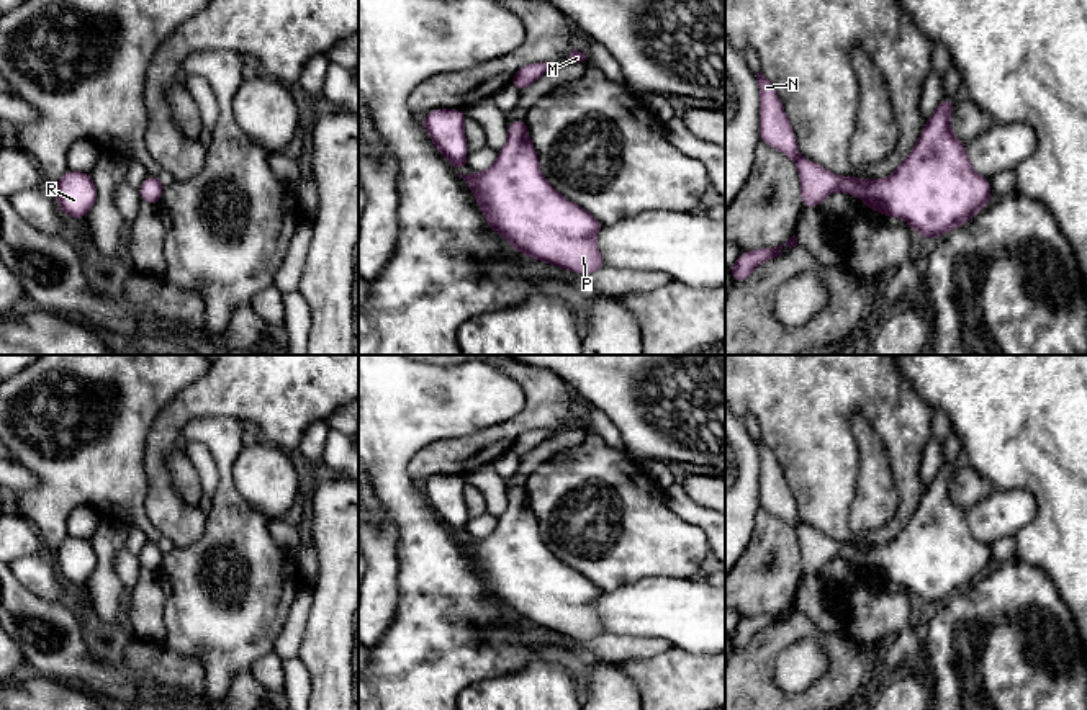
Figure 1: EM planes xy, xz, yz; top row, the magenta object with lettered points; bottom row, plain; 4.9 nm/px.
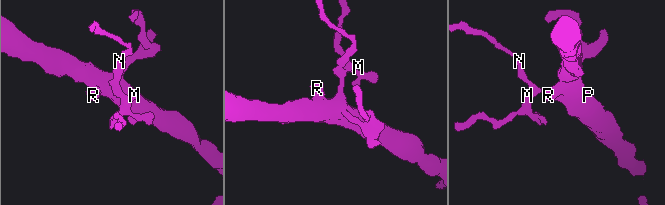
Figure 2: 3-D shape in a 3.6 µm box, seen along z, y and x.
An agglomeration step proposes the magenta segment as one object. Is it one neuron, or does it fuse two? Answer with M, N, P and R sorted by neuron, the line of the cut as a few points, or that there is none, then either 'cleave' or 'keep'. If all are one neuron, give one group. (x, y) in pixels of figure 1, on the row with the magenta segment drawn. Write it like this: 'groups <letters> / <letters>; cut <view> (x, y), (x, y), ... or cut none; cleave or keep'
groups M N P R; cut none; keep

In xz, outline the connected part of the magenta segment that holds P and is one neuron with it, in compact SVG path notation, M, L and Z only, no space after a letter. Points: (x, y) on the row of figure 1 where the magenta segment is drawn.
M525 119L509 123L507 131L509 139L498 151L493 167L473 175L462 175L458 172L473 191L488 226L503 236L519 254L583 275L602 270L604 262L596 244L596 234L604 224L560 195L544 178Z

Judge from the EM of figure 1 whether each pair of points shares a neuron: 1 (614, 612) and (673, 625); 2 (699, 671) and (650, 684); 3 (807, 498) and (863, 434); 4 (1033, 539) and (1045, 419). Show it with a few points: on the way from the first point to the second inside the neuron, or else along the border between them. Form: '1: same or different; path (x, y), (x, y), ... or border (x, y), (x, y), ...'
1: same; path (629, 612), (658, 612)
2: same; path (688, 683), (662, 684)
3: different; border (856, 409), (884, 449)
4: same; path (1048, 509), (1048, 449)

